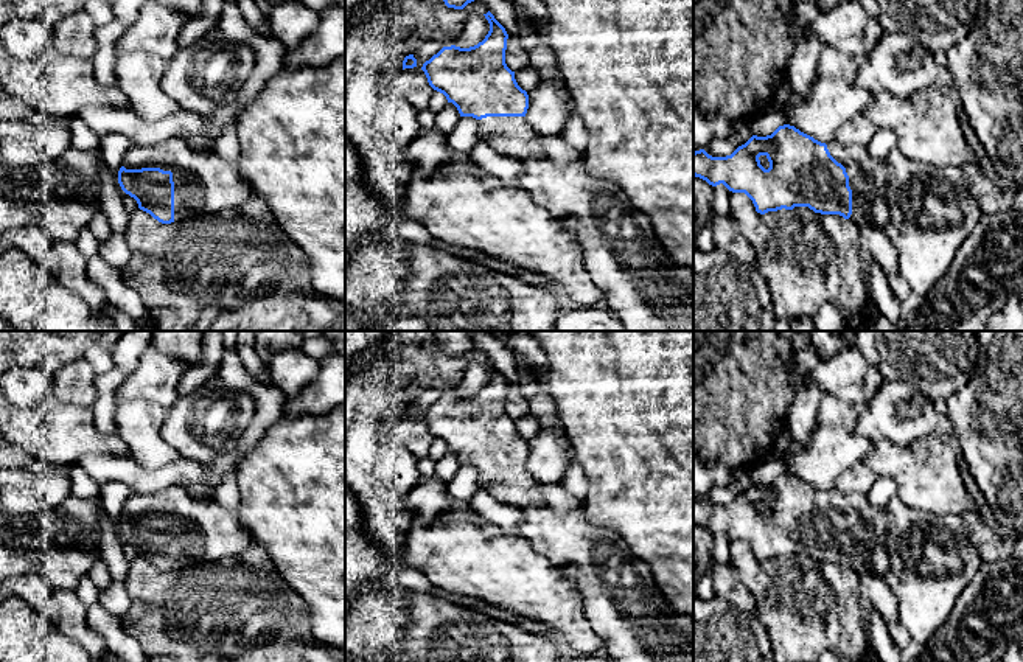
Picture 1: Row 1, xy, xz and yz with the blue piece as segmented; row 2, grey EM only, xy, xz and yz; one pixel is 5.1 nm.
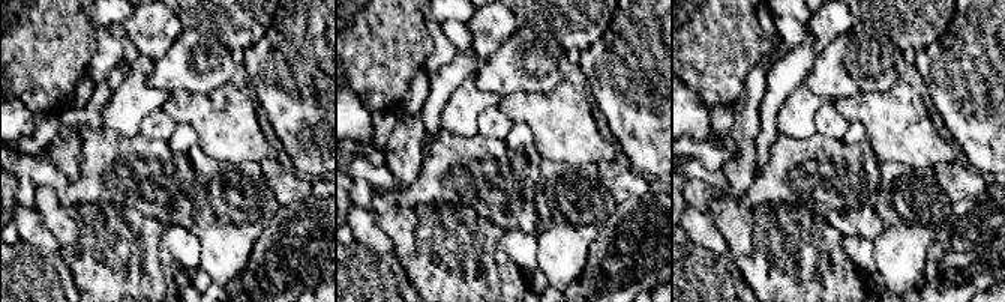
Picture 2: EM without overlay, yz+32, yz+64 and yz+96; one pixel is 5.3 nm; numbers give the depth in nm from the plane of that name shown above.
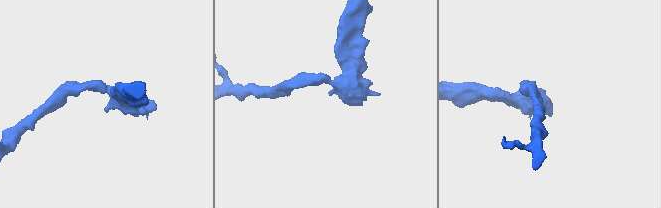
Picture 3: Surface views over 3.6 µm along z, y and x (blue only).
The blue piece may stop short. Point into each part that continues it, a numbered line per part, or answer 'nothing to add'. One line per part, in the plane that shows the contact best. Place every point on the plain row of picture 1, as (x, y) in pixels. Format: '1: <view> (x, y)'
1: xy (205, 533)

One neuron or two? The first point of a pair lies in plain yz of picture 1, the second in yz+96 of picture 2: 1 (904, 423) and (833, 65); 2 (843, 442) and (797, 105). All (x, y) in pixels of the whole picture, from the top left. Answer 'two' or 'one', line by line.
1: one
2: one

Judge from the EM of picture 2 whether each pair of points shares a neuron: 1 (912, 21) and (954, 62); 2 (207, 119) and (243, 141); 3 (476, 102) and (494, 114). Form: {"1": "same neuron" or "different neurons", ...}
{"1": "different neurons", "2": "same neuron", "3": "different neurons"}

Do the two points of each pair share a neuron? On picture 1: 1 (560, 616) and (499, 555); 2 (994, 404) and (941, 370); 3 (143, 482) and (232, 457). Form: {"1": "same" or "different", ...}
{"1": "same", "2": "different", "3": "same"}

